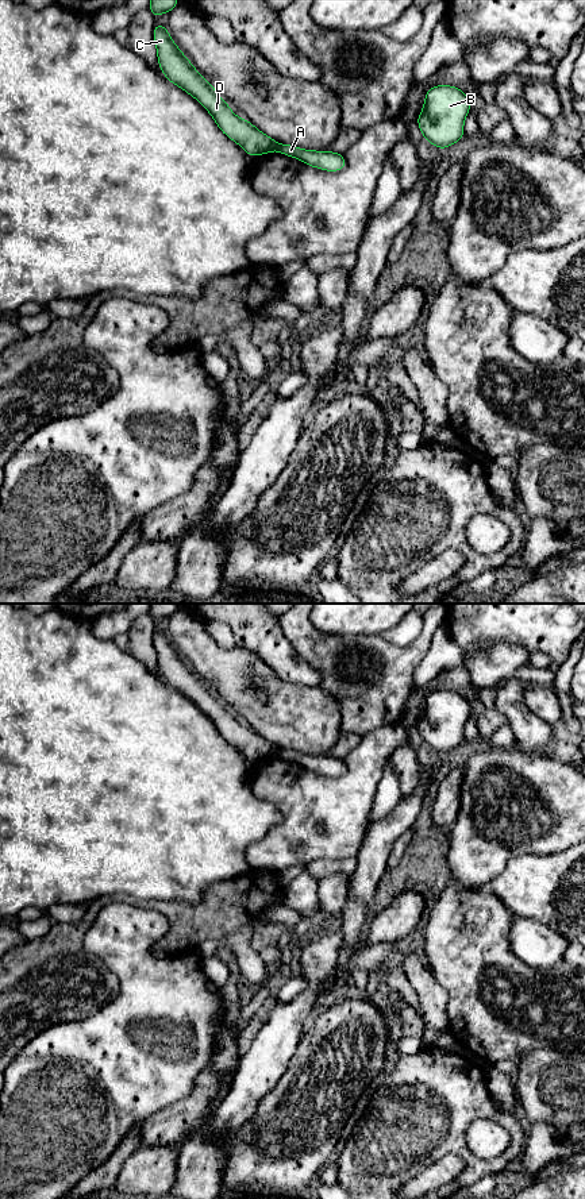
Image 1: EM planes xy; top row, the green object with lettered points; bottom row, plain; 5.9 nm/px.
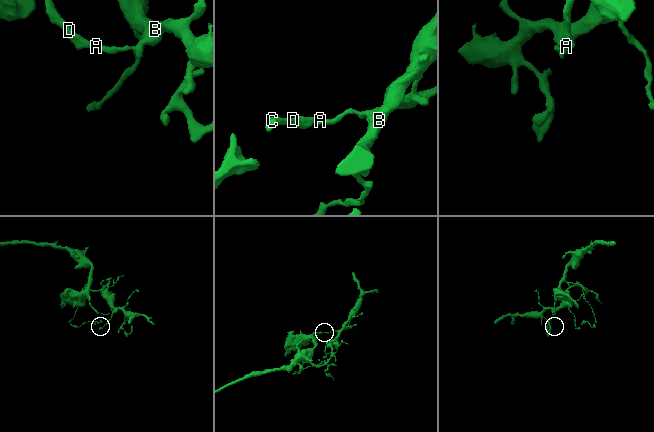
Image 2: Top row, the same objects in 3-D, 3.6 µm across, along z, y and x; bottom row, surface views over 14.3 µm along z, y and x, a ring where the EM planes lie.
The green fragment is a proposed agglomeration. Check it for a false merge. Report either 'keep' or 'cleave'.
cleave

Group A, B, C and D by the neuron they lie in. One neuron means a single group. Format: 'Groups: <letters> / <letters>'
Groups: A B / C D

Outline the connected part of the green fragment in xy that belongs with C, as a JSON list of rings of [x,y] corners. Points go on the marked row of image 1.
[[[154,23],[154,45],[163,76],[196,99],[212,116],[220,131],[250,157],[273,153],[277,142],[246,119],[238,117],[215,88],[196,70],[170,38],[166,26]]]

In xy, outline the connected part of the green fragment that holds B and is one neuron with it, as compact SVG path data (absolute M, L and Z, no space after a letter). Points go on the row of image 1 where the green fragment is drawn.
M435 85L424 96L416 122L424 140L442 150L465 136L463 123L470 112L469 96L453 85Z

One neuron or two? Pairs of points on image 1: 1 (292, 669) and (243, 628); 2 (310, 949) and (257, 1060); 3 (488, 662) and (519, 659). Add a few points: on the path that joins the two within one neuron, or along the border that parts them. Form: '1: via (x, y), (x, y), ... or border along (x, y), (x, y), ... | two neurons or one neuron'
1: via (280, 656), (256, 632) | one neuron
2: via (312, 976), (312, 994), (285, 1021), (281, 1033) | one neuron
3: via (496, 662), (511, 659) | one neuron

